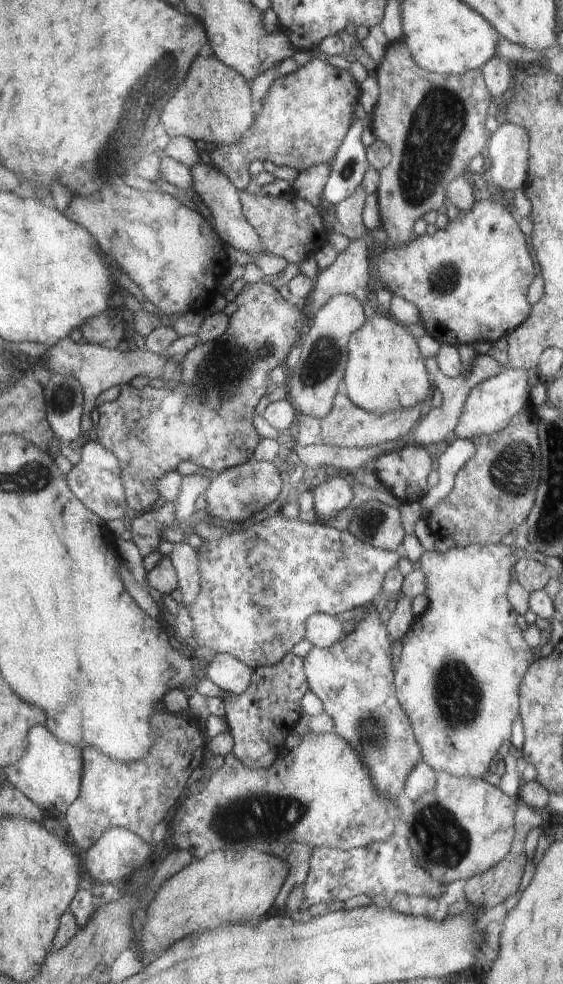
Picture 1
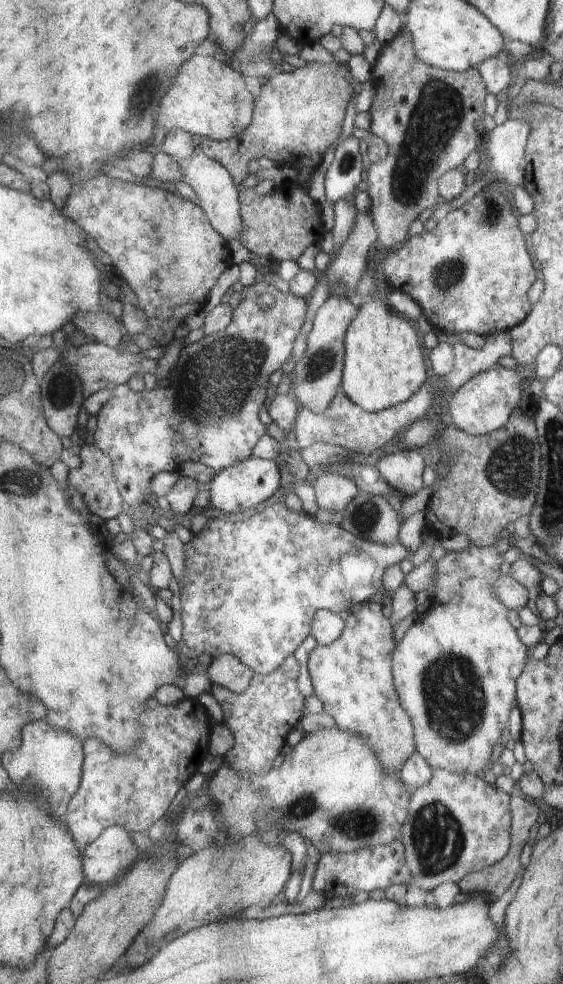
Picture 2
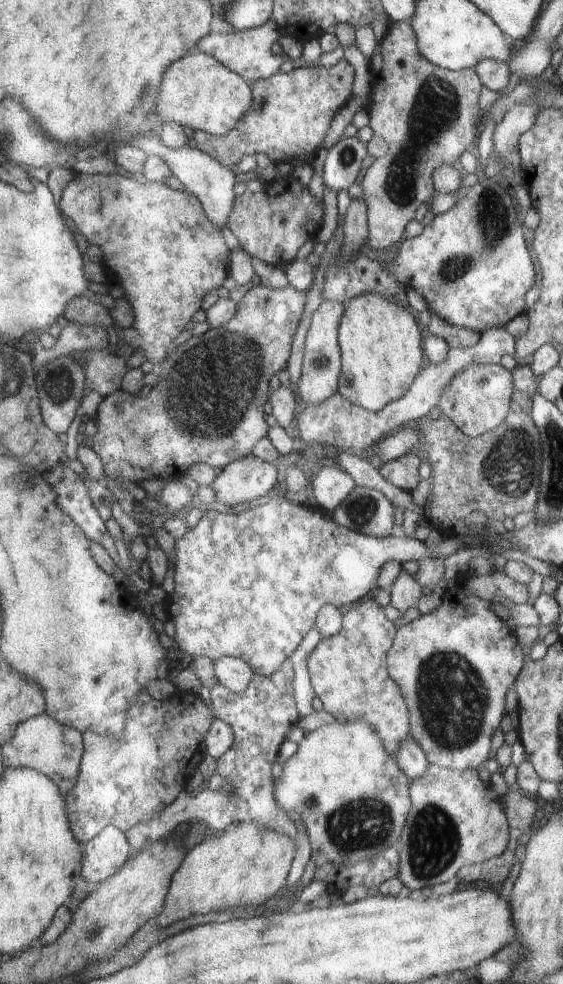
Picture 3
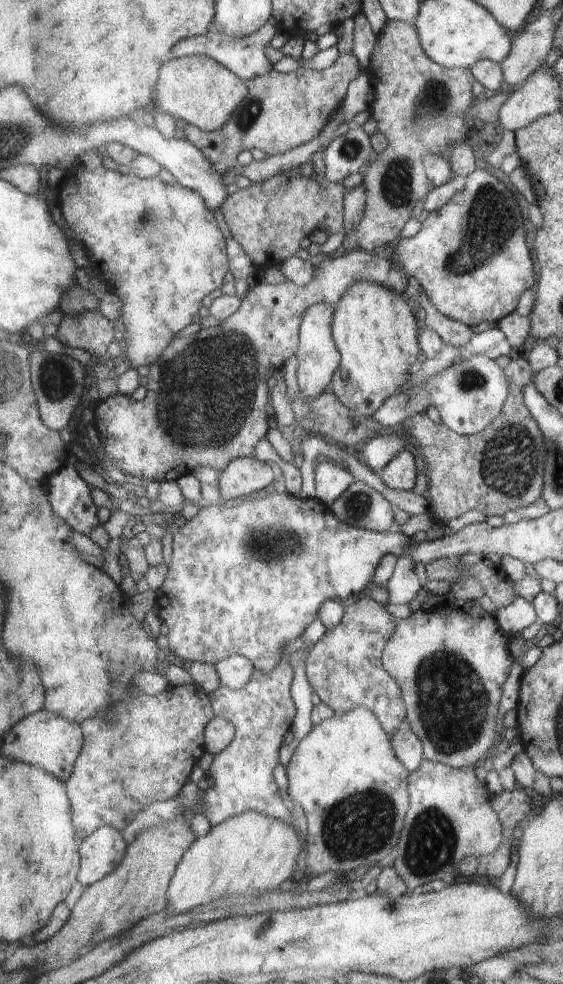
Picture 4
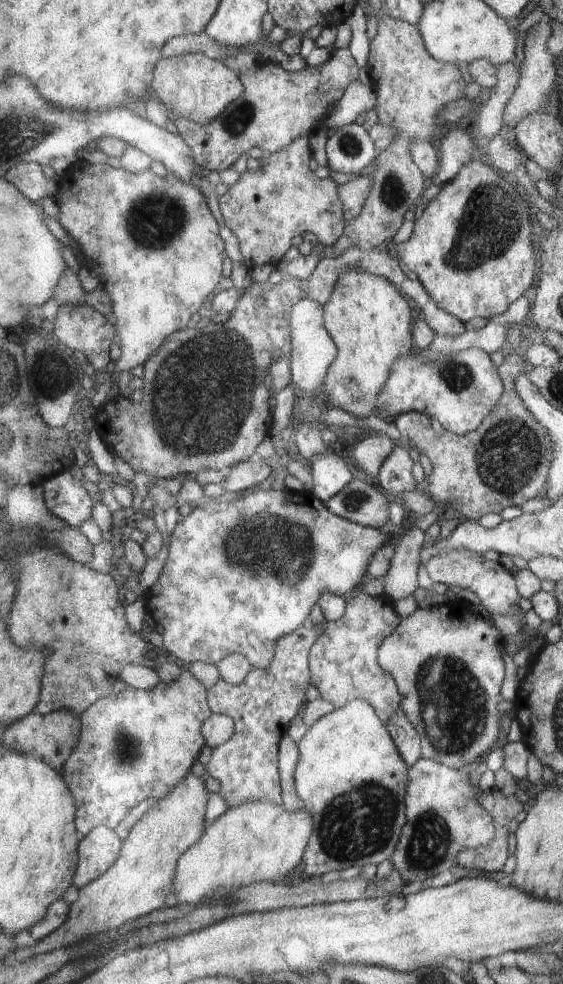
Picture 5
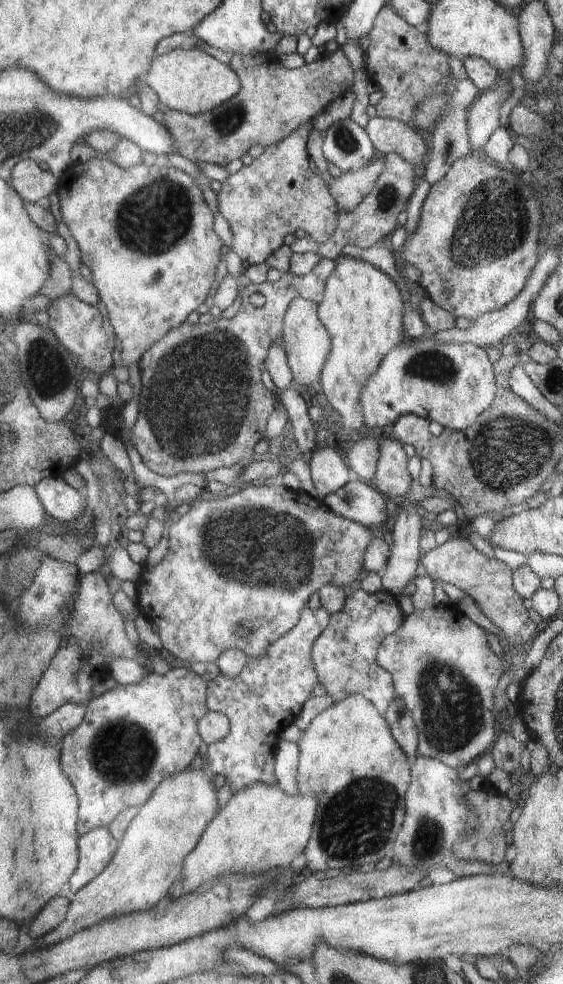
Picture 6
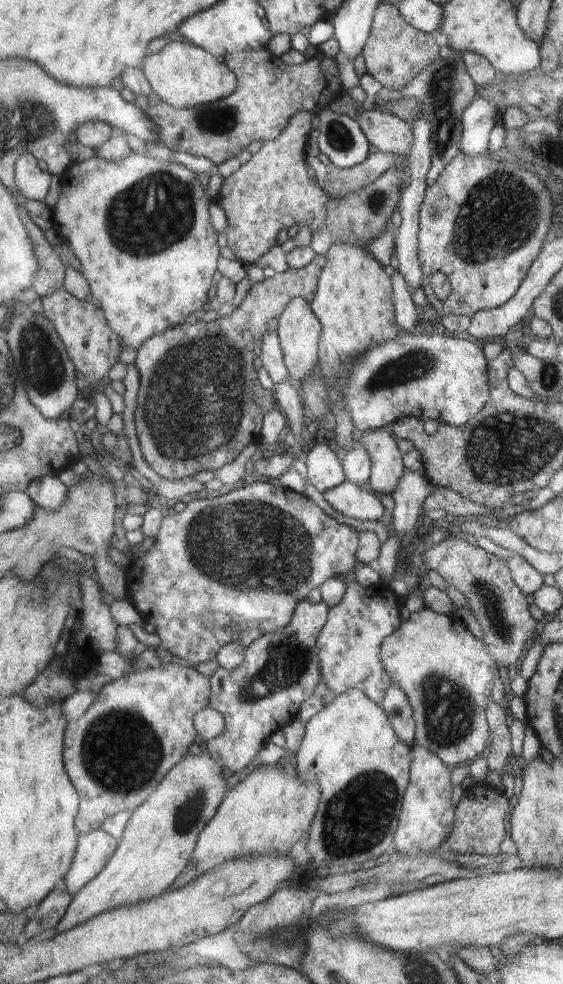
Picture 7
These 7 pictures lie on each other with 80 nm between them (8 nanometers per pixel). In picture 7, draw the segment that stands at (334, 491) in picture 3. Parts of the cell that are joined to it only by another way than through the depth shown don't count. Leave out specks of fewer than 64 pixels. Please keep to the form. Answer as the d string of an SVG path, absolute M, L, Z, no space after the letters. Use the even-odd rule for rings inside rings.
M316 445L306 458L307 477L314 488L324 494L331 488L346 482L344 465L328 445Z

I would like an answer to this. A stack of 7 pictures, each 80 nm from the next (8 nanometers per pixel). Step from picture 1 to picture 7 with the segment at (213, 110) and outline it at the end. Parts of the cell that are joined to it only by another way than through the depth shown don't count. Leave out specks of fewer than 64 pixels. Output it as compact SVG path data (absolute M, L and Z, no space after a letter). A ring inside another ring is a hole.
M168 40L160 52L150 53L144 61L142 73L151 86L156 99L174 108L196 108L215 103L233 95L237 89L237 76L224 62L218 62L212 53L184 40Z

